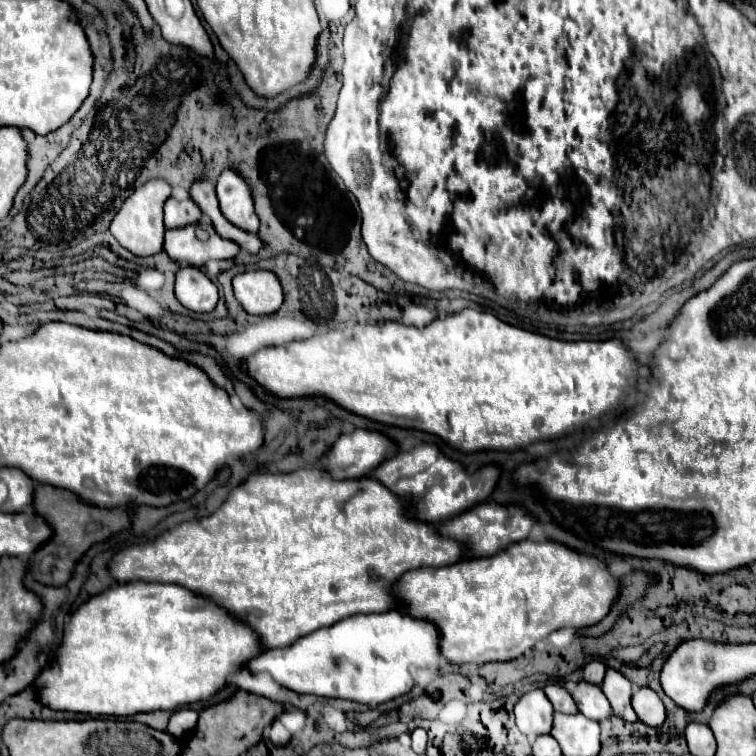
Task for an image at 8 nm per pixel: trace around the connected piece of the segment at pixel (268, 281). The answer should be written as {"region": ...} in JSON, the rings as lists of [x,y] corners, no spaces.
{"region":[[[267,269],[239,273],[233,279],[237,301],[251,315],[275,313],[283,303],[283,289],[279,277]]]}

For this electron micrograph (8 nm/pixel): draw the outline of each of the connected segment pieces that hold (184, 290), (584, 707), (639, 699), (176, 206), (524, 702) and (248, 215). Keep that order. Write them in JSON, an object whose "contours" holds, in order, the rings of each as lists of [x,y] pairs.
{"contours":[[[[181,267],[177,271],[175,295],[183,307],[195,313],[213,311],[217,305],[217,285],[199,267]]],[[[579,681],[577,689],[571,693],[573,699],[577,701],[579,711],[593,719],[593,721],[605,721],[607,717],[611,717],[611,703],[607,701],[607,697],[603,695],[601,687],[587,683],[587,681]]],[[[649,687],[635,689],[631,705],[633,705],[637,717],[651,727],[659,727],[665,721],[665,705],[659,699],[659,695]]],[[[169,197],[165,201],[165,227],[167,229],[177,229],[185,227],[191,223],[199,223],[201,211],[191,199],[175,199]]],[[[533,689],[515,703],[515,721],[519,731],[529,739],[551,731],[553,705],[543,693],[543,689]]],[[[225,169],[217,179],[217,199],[221,205],[221,213],[235,227],[257,233],[259,219],[253,209],[253,199],[249,185],[237,175],[233,169]]]]}

